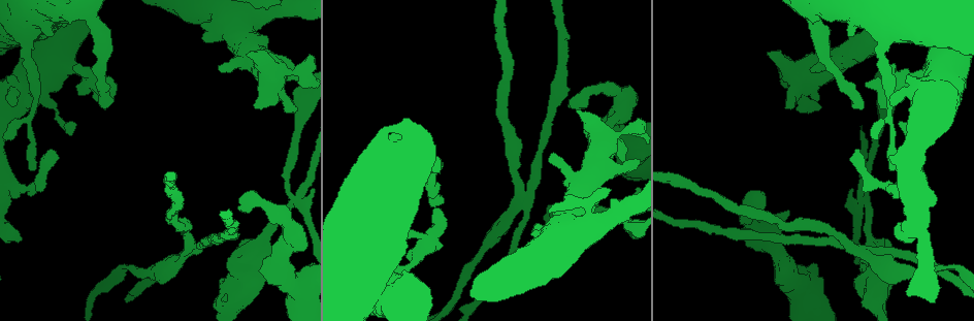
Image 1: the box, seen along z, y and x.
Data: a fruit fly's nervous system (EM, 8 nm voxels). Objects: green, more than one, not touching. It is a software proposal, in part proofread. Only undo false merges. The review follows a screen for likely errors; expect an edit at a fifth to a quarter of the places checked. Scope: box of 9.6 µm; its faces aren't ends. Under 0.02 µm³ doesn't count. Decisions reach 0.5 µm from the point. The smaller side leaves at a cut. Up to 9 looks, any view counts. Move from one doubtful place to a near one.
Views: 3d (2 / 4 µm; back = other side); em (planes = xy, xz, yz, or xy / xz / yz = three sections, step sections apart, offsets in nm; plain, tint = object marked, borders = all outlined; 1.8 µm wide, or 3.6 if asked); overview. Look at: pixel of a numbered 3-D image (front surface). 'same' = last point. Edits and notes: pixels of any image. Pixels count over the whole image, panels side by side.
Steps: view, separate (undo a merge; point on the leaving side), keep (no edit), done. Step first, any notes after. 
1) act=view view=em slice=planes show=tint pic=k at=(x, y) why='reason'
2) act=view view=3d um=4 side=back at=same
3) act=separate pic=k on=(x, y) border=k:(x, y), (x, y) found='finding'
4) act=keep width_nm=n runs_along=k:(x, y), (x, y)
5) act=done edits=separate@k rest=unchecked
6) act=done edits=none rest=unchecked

act=view view=em slice=xy step=16 show=borders pic=1 at=(306, 115) why='thick turns thin'

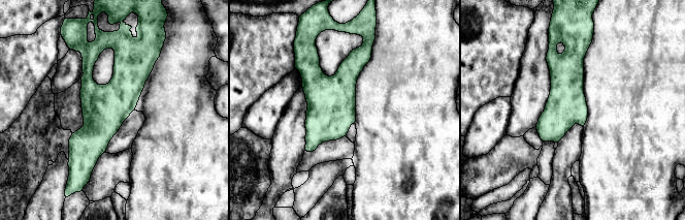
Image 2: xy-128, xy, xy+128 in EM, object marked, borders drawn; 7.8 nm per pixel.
act=keep runs_along=2:(118, 53), (121, 95), (89, 166) found='all the same neuron'

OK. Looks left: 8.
act=view view=em slice=xz step=4 show=tint pic=1 at=(863, 202)

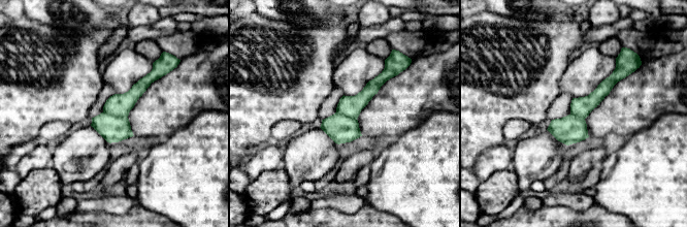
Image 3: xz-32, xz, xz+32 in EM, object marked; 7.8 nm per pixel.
act=view view=em slice=planes show=tint at=same

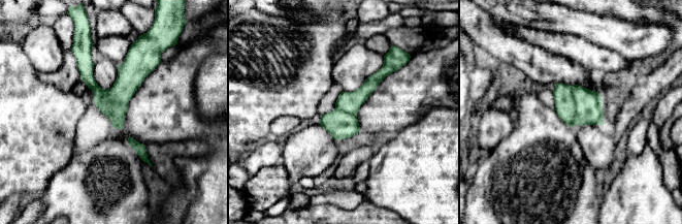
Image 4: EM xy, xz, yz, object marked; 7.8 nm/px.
act=separate pic=4 on=(564, 103) found='two neurons meet here'

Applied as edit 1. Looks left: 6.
act=view view=3d um=4 pic=1 at=(150, 273) why='calibre changes'

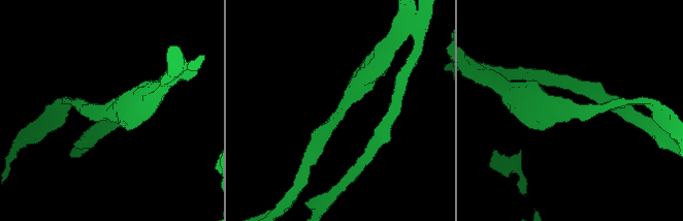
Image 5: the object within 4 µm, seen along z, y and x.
act=view view=em slice=planes show=tint pic=5 at=(109, 112) arm_widths_nm=190,360 why='need the tissue'

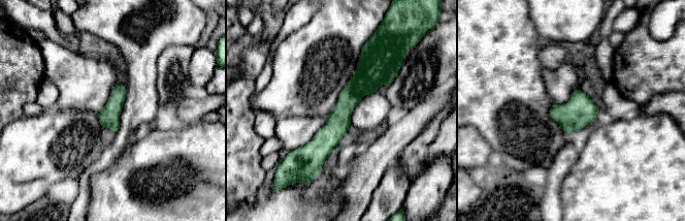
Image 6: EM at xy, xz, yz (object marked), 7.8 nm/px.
act=keep runs_along=6:(363, 56), (316, 169) found='one neuron here'

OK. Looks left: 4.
act=view view=3d um=4 pic=1 at=(907, 90) why='sudden change in width'

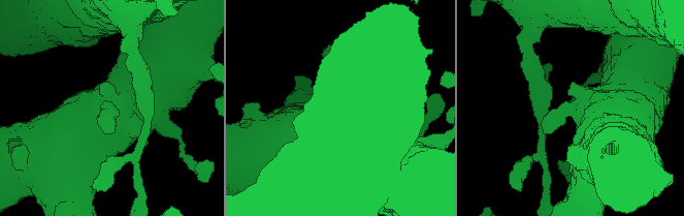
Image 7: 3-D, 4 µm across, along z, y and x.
act=view view=em um=3.6 slice=planes show=tint pic=7 at=(108, 109)

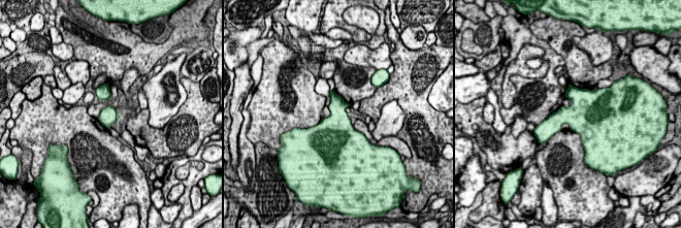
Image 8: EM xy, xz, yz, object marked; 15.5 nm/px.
act=keep width_nm=300 found='one neuron here'

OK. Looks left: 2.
act=done edits=separate@4 rest=unchecked

